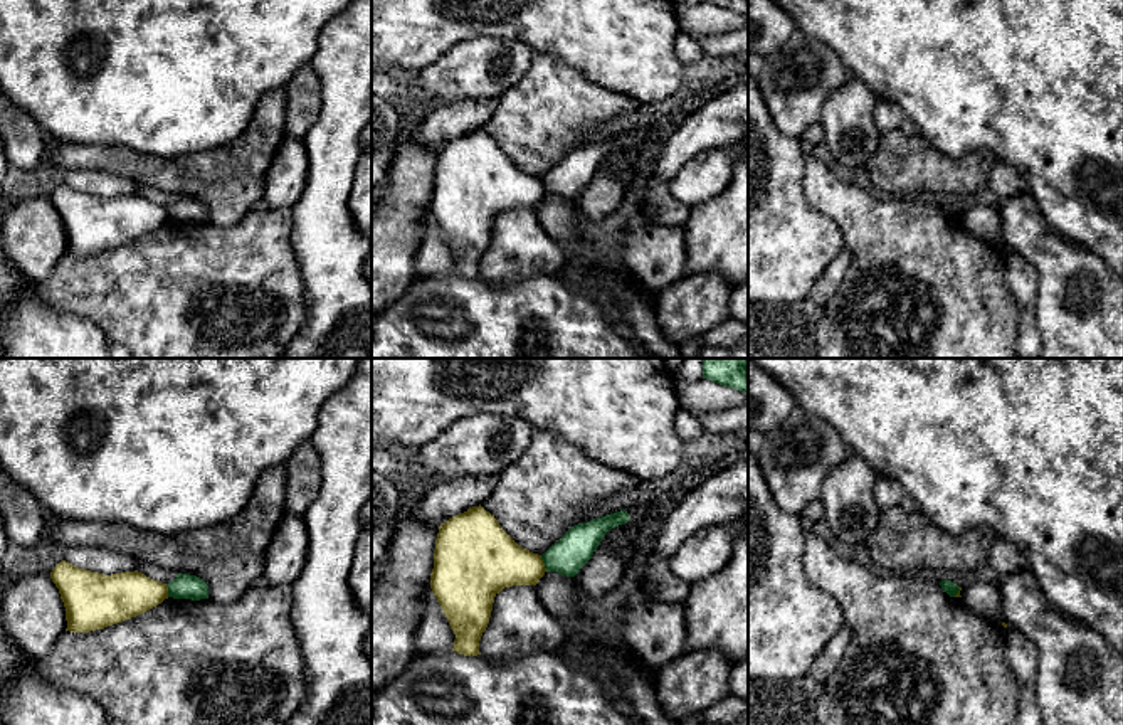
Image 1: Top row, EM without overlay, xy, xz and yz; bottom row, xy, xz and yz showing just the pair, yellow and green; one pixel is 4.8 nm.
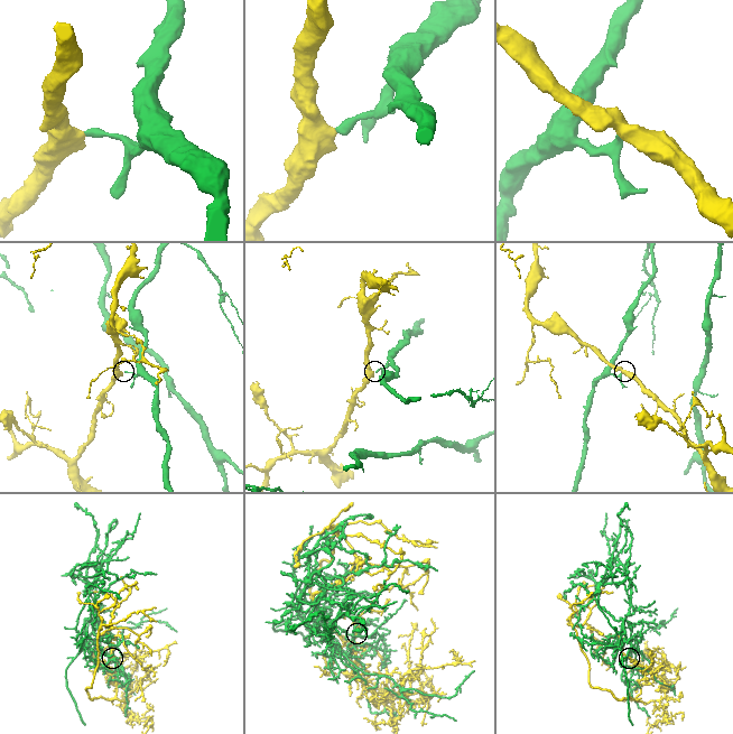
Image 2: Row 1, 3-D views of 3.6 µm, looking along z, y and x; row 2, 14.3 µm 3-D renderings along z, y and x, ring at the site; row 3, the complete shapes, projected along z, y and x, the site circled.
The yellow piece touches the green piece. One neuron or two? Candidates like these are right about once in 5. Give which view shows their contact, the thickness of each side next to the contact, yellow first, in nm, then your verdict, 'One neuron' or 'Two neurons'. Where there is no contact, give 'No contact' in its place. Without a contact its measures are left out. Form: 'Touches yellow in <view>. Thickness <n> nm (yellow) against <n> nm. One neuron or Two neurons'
Touches yellow in xz. Thickness 280 nm (yellow) against 170 nm. Two neurons

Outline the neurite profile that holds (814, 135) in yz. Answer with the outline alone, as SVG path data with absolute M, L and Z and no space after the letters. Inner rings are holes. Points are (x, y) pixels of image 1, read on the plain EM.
M820 123L812 124L800 138L805 151L812 151L817 145L824 141L824 130Z

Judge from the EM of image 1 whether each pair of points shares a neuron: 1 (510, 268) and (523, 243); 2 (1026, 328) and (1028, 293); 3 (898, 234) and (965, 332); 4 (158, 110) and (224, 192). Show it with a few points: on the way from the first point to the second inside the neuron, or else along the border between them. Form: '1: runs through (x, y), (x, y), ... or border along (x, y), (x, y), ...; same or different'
1: runs through (510, 261), (518, 249); same
2: runs through (1026, 320), (1026, 301); same
3: runs through (910, 258), (937, 285), (937, 293), (947, 308); same
4: border along (231, 142), (173, 157), (153, 155); different

